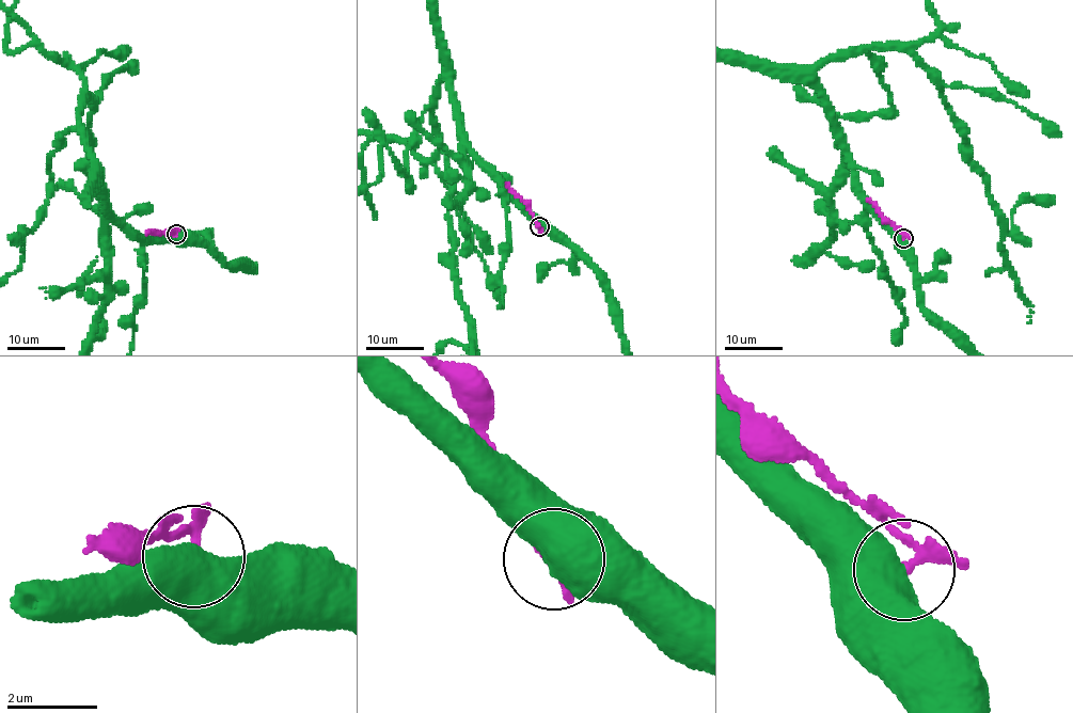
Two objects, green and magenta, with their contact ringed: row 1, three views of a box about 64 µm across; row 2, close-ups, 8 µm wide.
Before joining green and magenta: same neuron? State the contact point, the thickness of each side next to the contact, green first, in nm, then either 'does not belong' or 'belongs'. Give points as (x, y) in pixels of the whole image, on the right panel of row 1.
(903, 238) | 750/160 nm | does not belong

